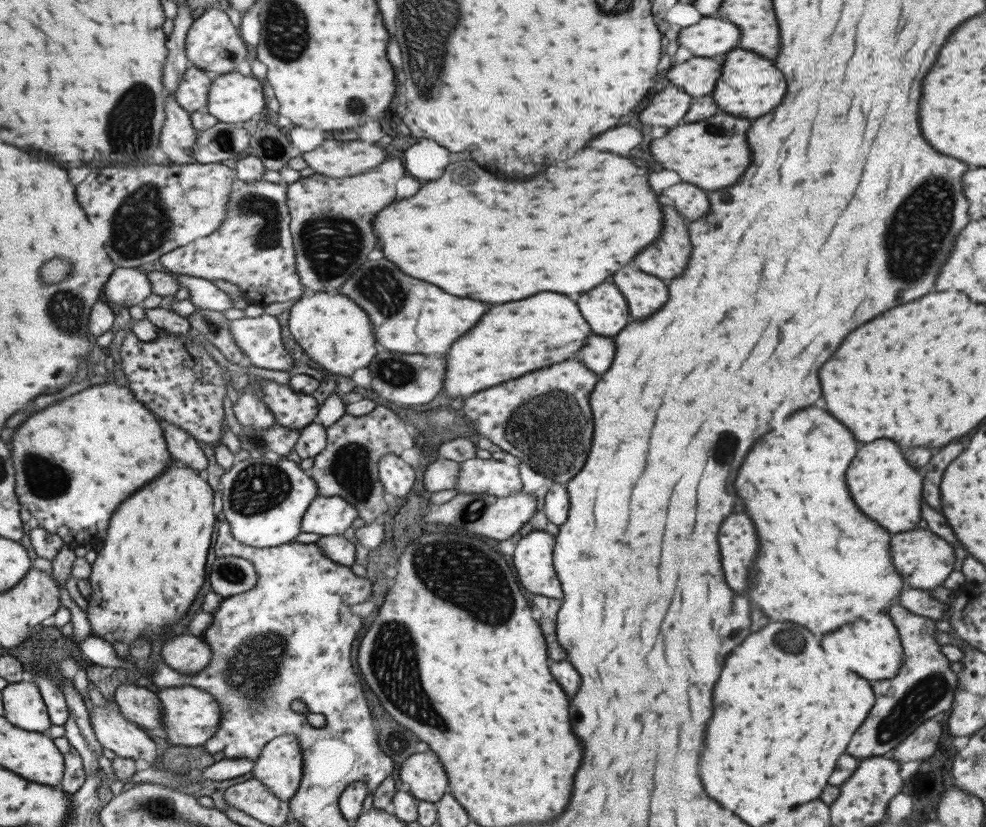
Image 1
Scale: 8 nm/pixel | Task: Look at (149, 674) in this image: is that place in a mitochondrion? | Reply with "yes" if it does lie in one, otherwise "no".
no

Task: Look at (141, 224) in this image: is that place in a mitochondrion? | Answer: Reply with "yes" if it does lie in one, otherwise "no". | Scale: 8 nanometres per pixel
yes

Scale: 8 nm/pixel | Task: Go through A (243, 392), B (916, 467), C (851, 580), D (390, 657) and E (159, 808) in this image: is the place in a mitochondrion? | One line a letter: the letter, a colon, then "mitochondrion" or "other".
A: other
B: other
C: other
D: mitochondrion
E: mitochondrion

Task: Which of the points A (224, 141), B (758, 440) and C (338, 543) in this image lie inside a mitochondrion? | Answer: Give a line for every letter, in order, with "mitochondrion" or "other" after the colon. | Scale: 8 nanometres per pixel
A: mitochondrion
B: other
C: other

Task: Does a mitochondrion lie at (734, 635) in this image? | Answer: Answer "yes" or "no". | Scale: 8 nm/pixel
no

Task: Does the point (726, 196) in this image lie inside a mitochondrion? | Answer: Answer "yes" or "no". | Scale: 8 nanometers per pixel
no

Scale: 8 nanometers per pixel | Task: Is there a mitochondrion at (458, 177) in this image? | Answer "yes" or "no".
yes

